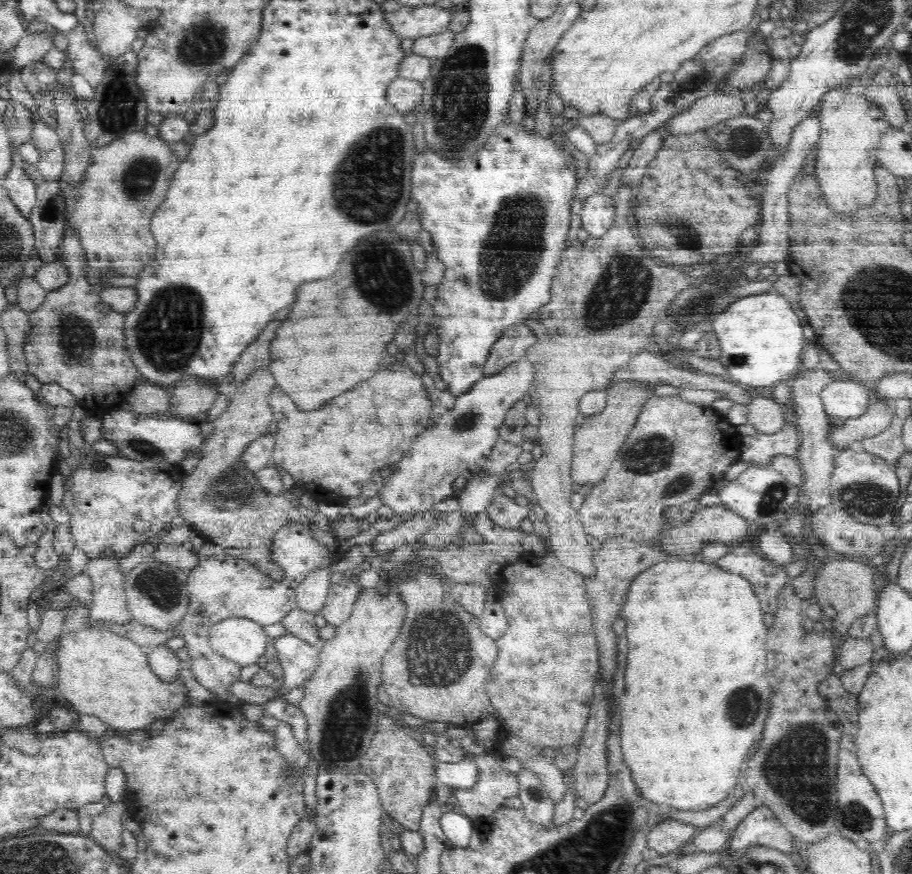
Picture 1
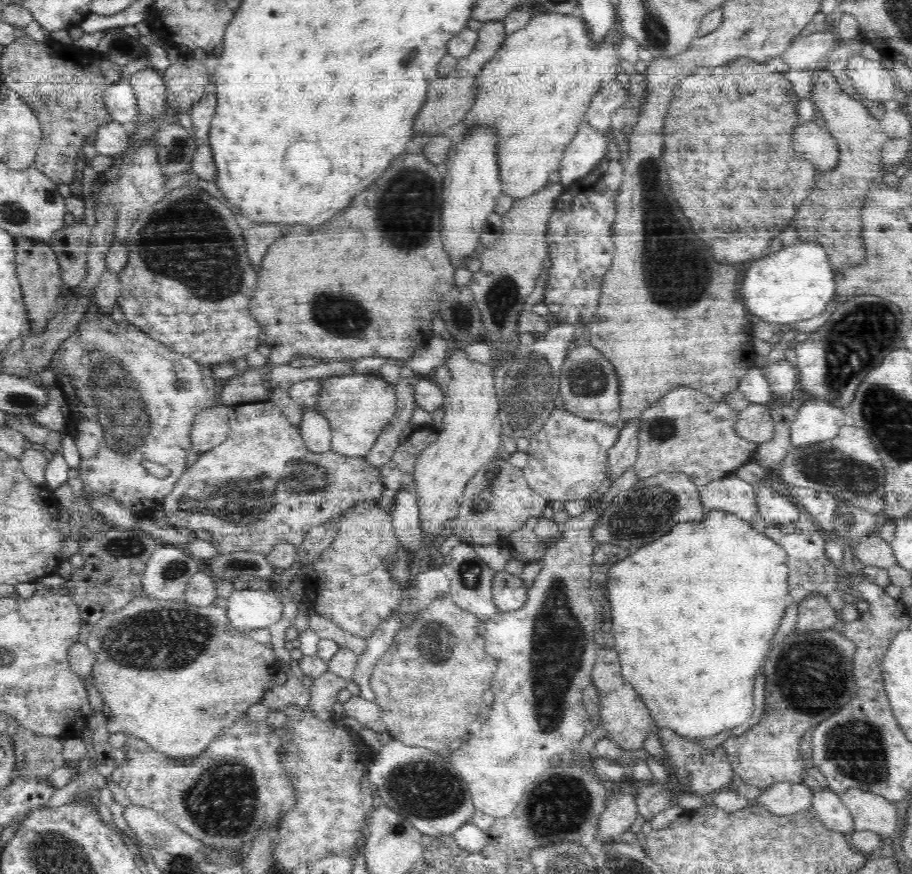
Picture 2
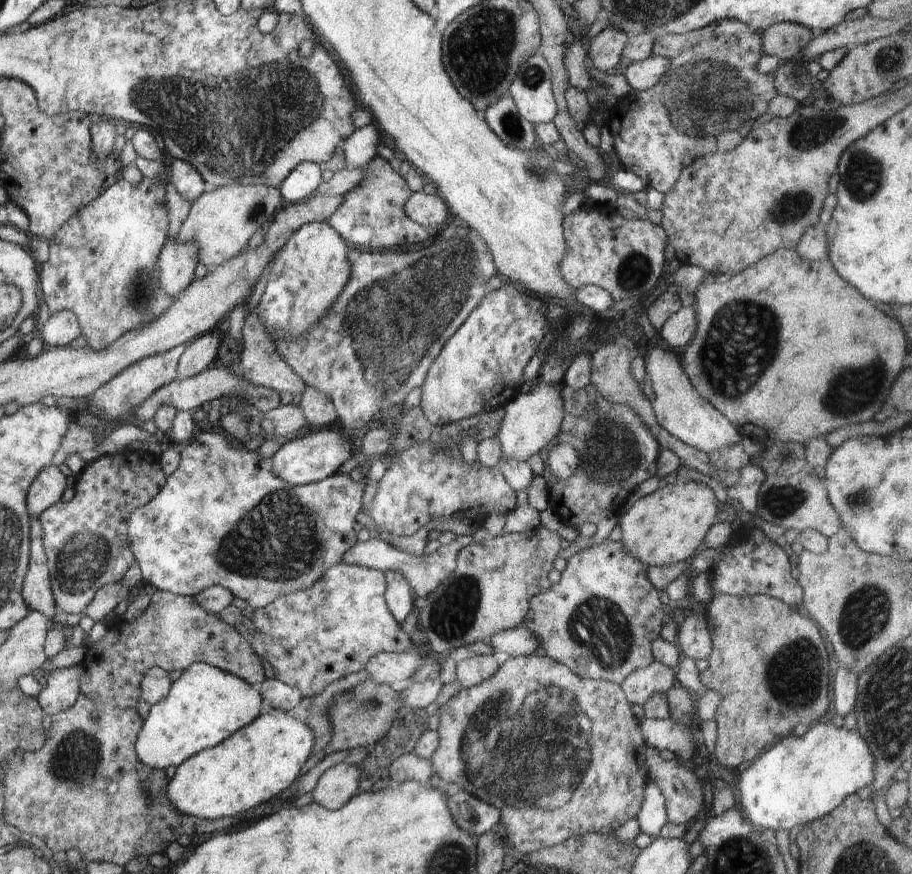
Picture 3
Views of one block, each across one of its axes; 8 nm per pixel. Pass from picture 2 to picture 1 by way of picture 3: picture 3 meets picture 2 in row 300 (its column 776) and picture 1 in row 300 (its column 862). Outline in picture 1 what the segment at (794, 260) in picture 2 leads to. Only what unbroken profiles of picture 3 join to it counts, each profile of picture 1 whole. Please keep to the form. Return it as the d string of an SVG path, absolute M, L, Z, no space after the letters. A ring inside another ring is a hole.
M774 290L746 296L730 304L726 312L718 314L718 318L712 324L714 341L720 346L718 360L724 366L725 378L732 382L740 382L744 387L773 387L780 381L788 380L797 369L801 368L801 354L808 344L802 332L804 322L797 307Z

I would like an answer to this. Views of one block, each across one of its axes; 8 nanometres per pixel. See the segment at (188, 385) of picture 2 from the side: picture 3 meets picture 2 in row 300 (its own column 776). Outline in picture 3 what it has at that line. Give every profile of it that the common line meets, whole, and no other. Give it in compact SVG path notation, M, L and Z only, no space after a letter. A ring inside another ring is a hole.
M724 19L709 24L704 28L684 33L683 35L668 33L656 38L653 44L653 55L656 57L666 57L669 61L669 69L653 87L644 89L643 91L632 91L627 96L618 98L616 102L614 102L614 105L609 107L607 116L607 125L613 138L615 153L621 160L622 168L637 174L642 179L642 182L645 182L646 190L654 188L654 190L658 190L658 192L664 192L664 194L669 193L670 190L673 189L674 184L676 184L682 169L686 166L684 158L690 158L692 162L692 160L716 151L731 151L746 138L746 135L752 130L756 119L762 116L764 112L767 112L769 102L778 92L774 84L773 73L760 74L758 69L756 69L757 60L764 55L761 36L761 31L753 29L743 22L734 19Z

